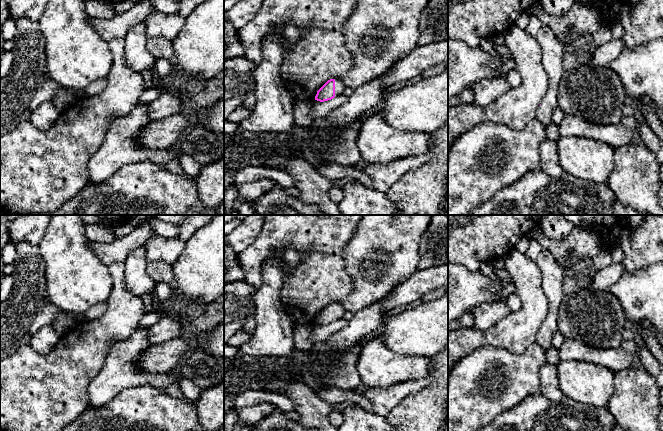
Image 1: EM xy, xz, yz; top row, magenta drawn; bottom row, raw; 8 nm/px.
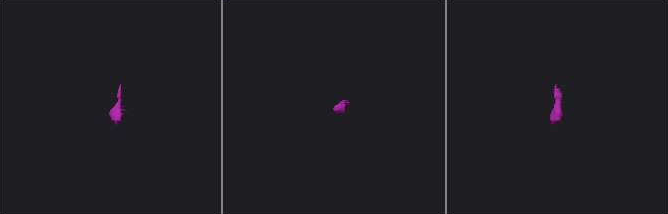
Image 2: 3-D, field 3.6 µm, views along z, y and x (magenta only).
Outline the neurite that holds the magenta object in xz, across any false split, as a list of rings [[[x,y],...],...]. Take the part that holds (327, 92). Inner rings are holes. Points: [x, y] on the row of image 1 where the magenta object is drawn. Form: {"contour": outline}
{"contour": [[[339,79],[328,80],[318,91],[315,100],[324,102],[343,94],[345,85]]]}

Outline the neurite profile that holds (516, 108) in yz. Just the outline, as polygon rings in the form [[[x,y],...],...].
[[[516,24],[502,36],[517,64],[521,83],[485,107],[476,102],[448,107],[448,153],[452,143],[478,123],[500,123],[522,130],[536,119],[538,107],[548,90],[541,47]]]

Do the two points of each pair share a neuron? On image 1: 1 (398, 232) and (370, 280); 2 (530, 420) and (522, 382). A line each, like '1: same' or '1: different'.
1: same
2: different

